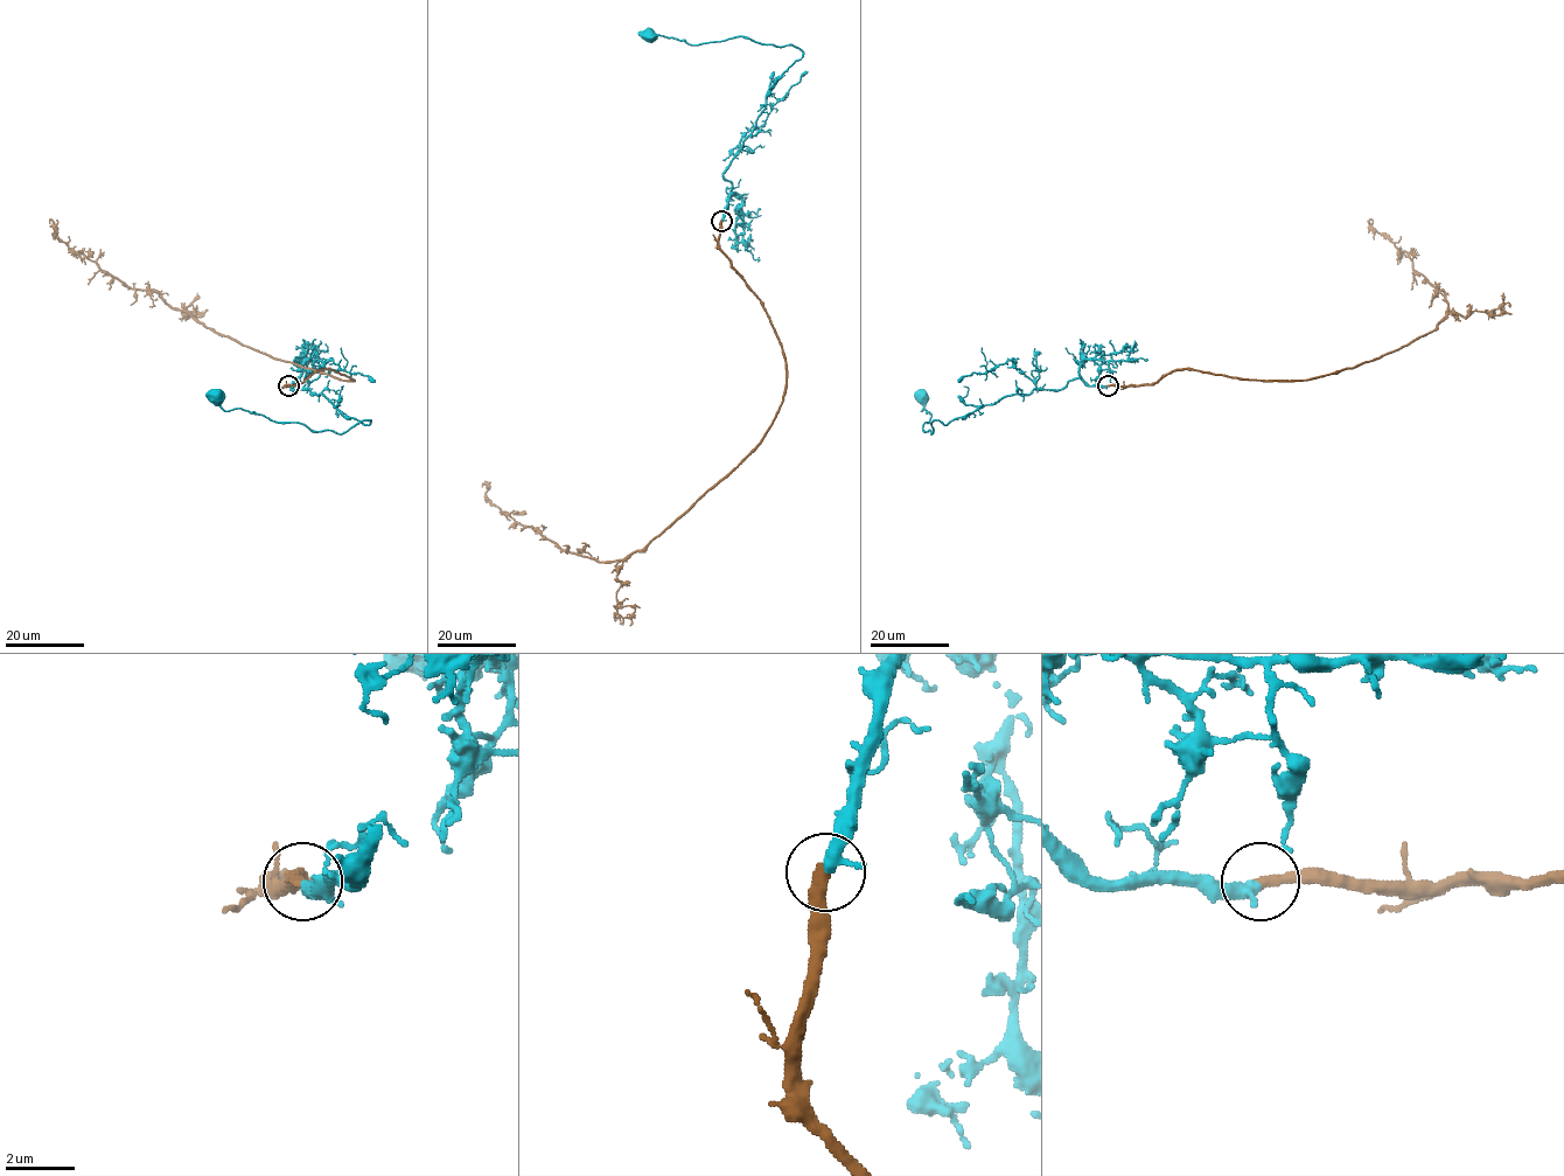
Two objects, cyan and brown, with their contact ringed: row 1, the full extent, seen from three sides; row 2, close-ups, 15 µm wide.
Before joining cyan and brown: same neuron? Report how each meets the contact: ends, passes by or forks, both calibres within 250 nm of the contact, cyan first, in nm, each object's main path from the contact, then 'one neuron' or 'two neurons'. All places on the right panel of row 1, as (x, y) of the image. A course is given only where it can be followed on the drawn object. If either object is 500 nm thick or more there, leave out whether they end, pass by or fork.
cyan passes by; brown ends there; 280 nm thick on the cyan side, 380 nm on the other; cyan runs (1107, 385), (1074, 377), (1062, 389), (1014, 394), (947, 425), (934, 421), (931, 433), (920, 395); brown runs (1107, 385), (1154, 384), (1187, 369), (1305, 381), (1377, 359), (1431, 333), (1447, 310), (1445, 294), (1373, 223); one neuron

